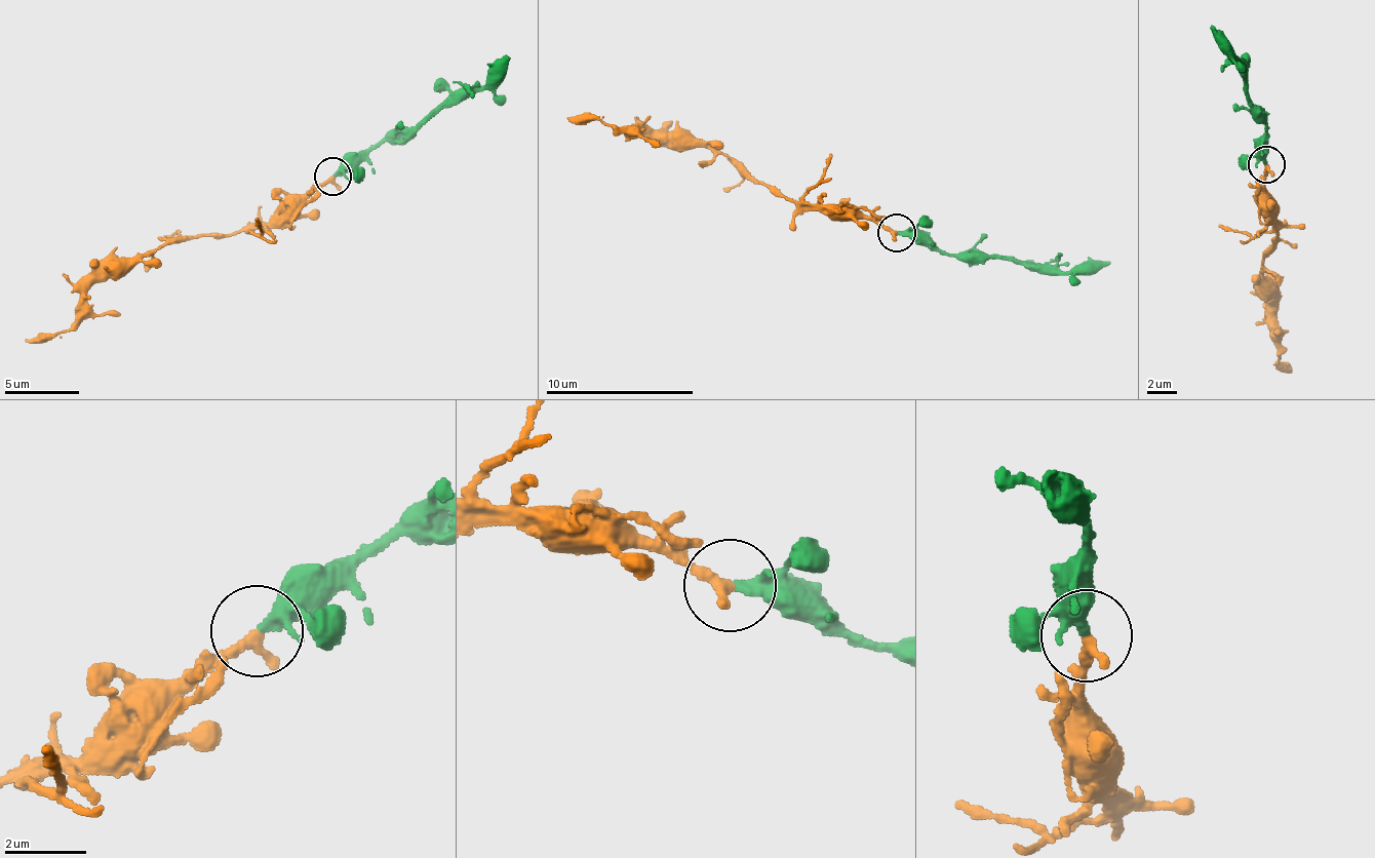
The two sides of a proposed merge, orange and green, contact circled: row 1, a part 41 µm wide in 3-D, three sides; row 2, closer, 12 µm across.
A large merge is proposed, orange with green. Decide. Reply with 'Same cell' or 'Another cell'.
Same cell

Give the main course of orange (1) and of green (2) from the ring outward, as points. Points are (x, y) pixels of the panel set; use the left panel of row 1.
1: (334, 176), (268, 221), (221, 236), (180, 234), (91, 285), (85, 308), (64, 330), (24, 340)
2: (334, 176), (382, 142), (414, 137), (447, 106), (492, 81), (509, 56)

